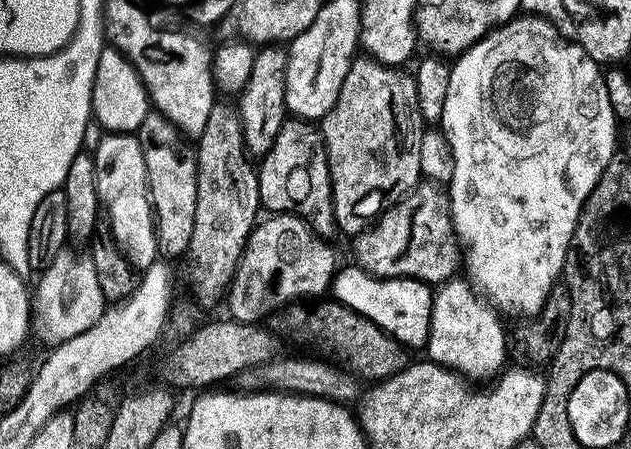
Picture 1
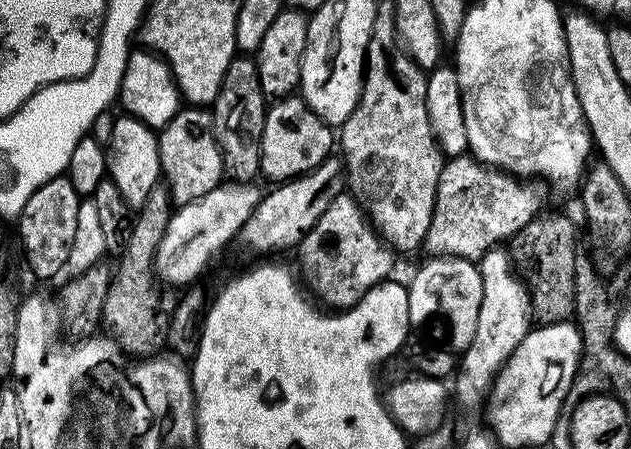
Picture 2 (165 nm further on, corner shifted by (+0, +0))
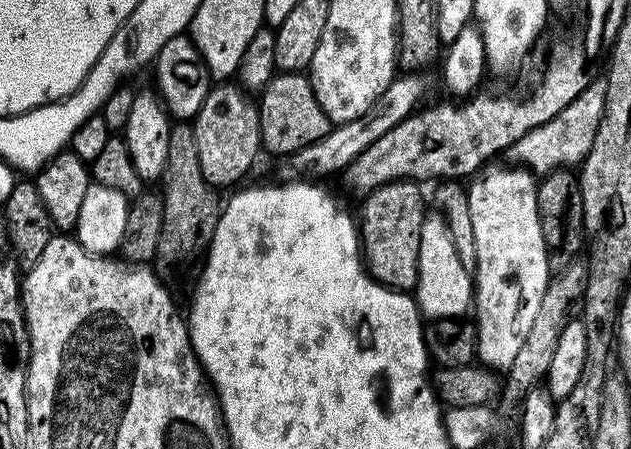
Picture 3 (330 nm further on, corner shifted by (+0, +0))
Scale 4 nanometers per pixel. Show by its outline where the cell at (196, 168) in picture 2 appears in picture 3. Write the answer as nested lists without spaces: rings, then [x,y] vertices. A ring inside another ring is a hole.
[[[221,83],[209,91],[206,102],[202,102],[202,110],[198,110],[191,126],[194,142],[198,142],[198,162],[202,162],[202,174],[206,182],[210,182],[217,190],[239,185],[239,180],[251,170],[256,155],[262,152],[260,110],[253,97],[235,83]]]

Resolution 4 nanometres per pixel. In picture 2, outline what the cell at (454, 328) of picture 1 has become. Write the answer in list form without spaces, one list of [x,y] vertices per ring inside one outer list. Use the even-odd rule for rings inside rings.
[[[441,256],[439,258],[428,258],[428,261],[412,276],[412,285],[407,285],[408,291],[408,323],[424,324],[431,316],[445,316],[448,319],[448,336],[451,347],[463,350],[470,346],[474,338],[474,330],[478,330],[478,310],[482,306],[482,278],[480,269],[473,261],[461,260],[454,256]]]

